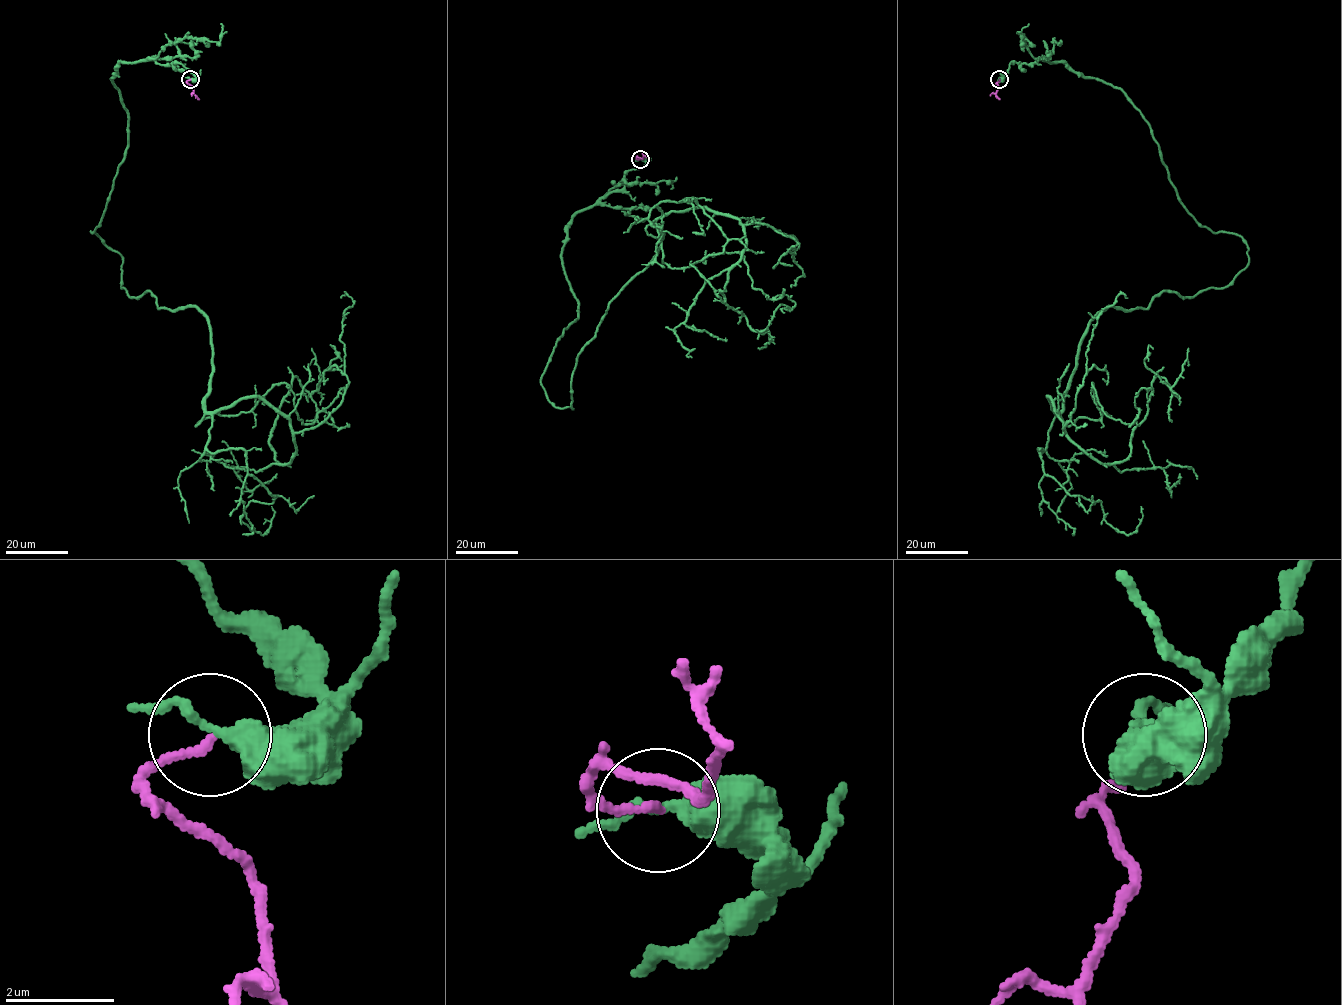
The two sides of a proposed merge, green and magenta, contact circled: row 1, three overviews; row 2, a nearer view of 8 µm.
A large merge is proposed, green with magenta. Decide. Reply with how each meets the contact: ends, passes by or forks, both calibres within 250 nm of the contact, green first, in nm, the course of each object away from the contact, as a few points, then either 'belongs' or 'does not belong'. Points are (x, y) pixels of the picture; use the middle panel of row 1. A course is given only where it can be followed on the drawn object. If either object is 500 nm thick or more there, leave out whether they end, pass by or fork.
green passes by; magenta ends; calibres 360 and 160 nm; course green (640, 159), (567, 229), (546, 398), (573, 408), (672, 211), (735, 216), (724, 301), (784, 312); course magenta (640, 159), (636, 158), (646, 156), (649, 159); does not belong

